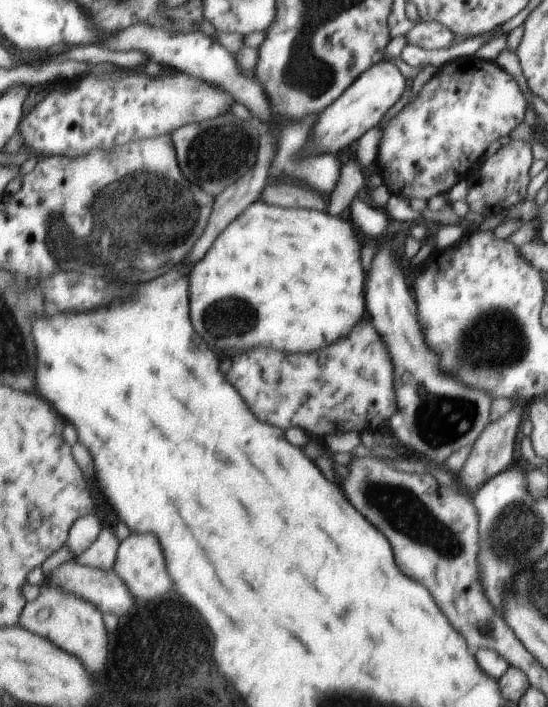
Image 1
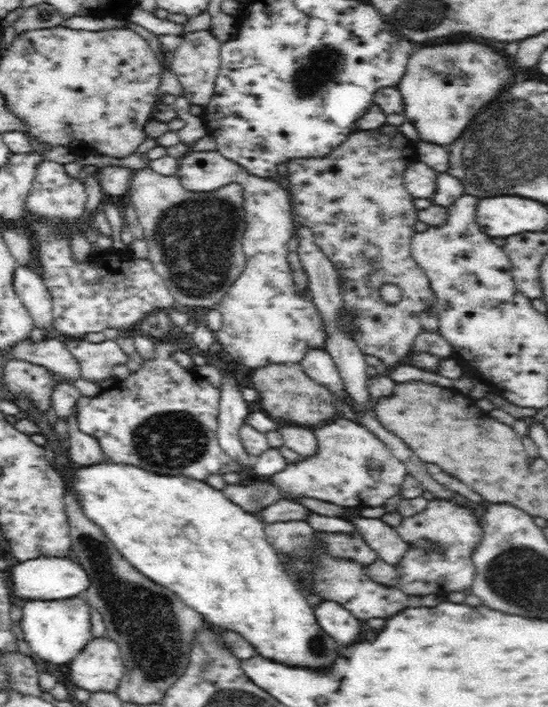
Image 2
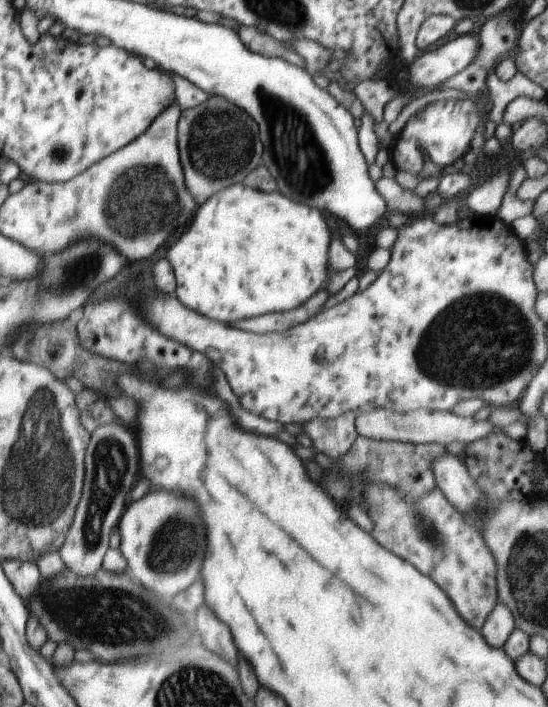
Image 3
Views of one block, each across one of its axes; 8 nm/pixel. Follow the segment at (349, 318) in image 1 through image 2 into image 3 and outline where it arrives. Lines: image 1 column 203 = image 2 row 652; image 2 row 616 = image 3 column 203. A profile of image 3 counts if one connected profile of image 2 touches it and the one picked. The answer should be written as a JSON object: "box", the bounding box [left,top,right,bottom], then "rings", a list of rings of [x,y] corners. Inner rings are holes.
{"box":[165,186,330,325],"rings":[[[234,186],[226,188],[226,192],[218,192],[218,196],[212,196],[197,208],[194,224],[167,247],[165,258],[169,259],[175,276],[178,276],[176,294],[182,304],[230,325],[244,318],[298,308],[326,286],[330,238],[330,228],[316,208],[294,202],[278,192],[264,194],[246,186]]]}

